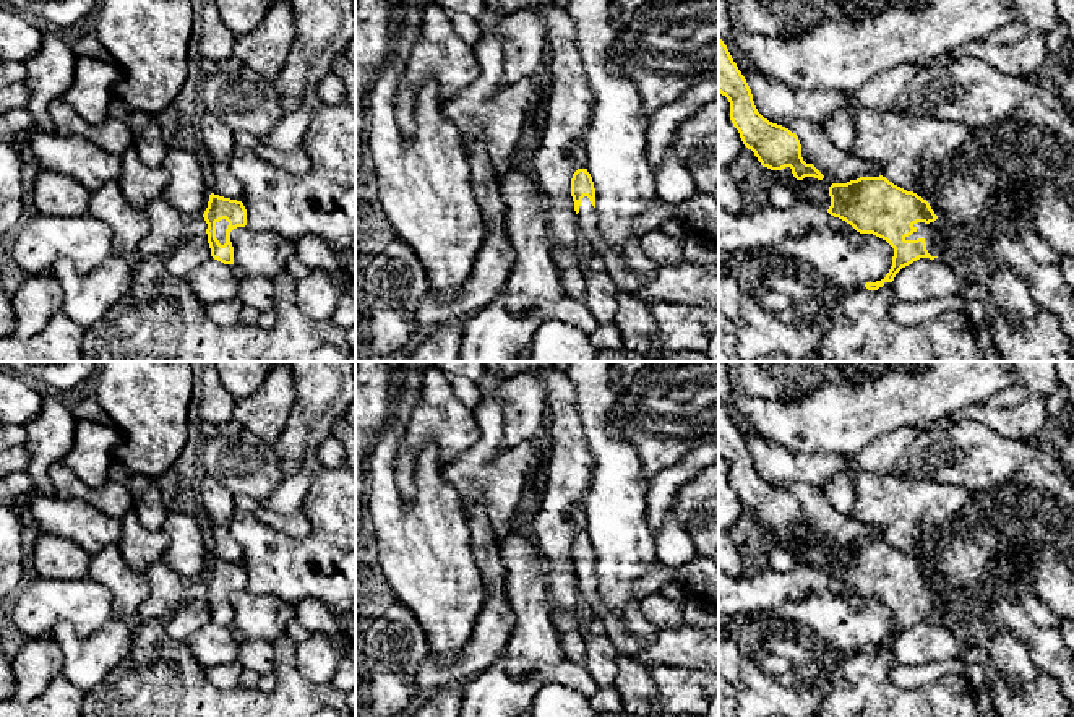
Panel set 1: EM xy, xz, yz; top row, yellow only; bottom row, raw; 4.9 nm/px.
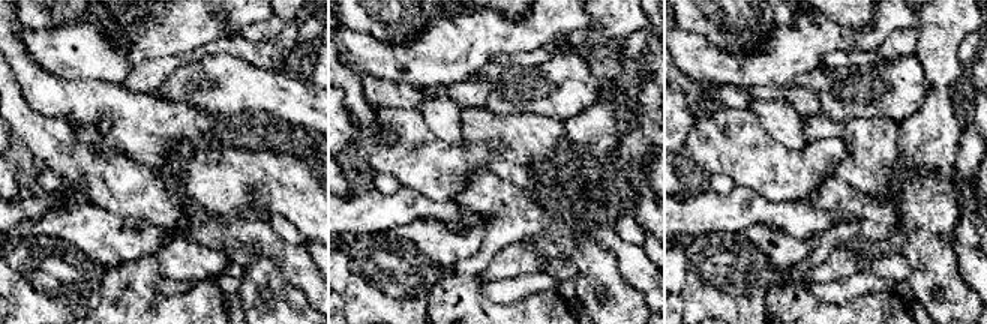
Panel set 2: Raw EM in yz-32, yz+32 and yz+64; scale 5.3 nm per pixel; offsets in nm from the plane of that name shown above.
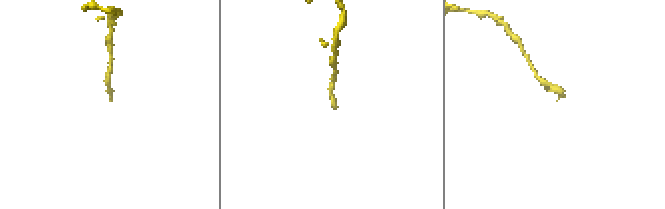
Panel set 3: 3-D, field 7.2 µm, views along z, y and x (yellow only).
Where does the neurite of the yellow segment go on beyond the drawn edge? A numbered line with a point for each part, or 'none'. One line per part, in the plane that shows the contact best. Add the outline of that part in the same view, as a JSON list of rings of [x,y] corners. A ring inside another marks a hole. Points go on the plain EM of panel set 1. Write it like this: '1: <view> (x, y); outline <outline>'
1: yz (936, 597); outline [[[936,582],[930,587],[917,586],[913,590],[917,594],[912,599],[905,600],[905,603],[923,602],[931,620],[939,621],[941,615],[949,608],[949,603],[952,602],[949,590],[941,582]]]

